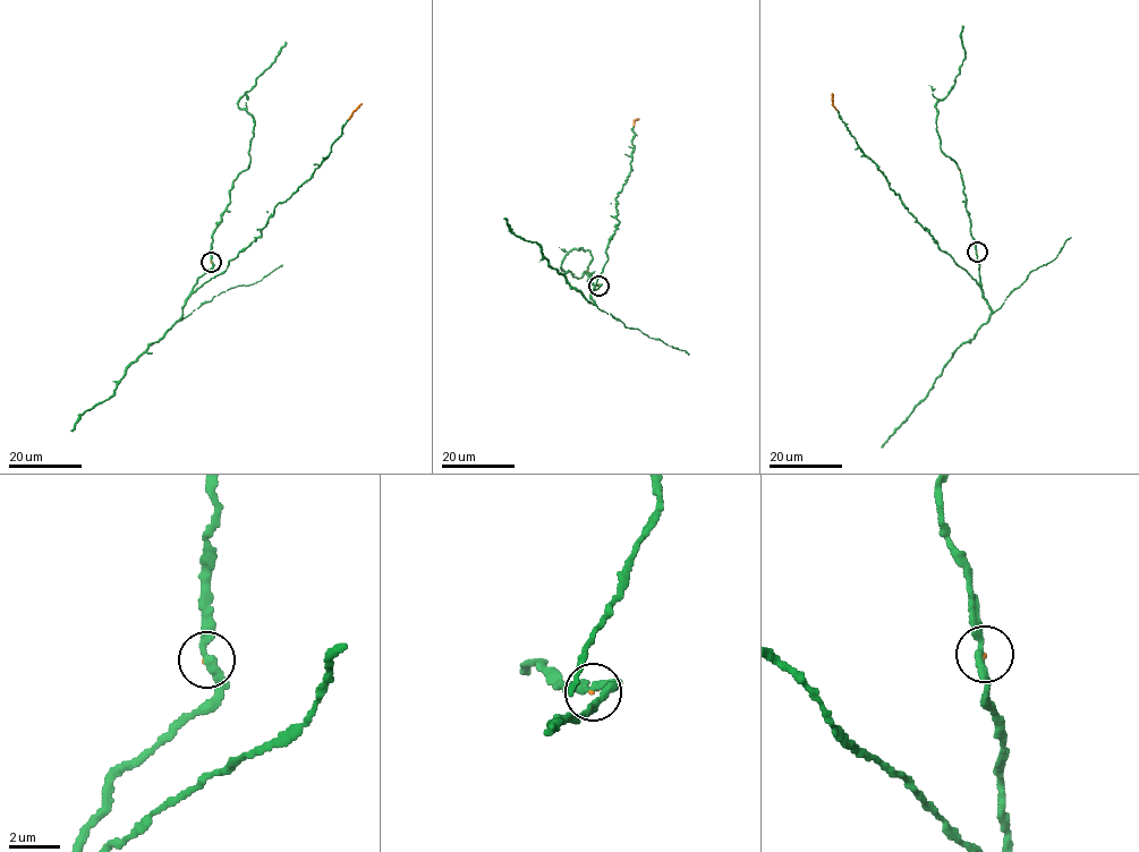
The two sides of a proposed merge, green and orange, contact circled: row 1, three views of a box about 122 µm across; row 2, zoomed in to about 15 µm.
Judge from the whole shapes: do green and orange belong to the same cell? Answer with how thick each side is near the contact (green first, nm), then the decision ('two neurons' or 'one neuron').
320/100 nm | one neuron

